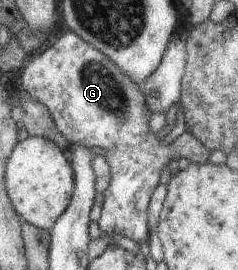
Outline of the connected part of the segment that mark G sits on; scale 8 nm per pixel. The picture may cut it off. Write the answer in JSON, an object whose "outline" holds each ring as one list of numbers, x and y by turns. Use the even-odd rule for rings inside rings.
{"outline":[[61,29,45,47,26,57,16,82,25,94,45,106,56,129,66,138,69,145,98,146,105,151,103,157,110,166,110,179,102,192,104,199,97,226,104,235,121,234,139,243,148,240,147,207,153,189,159,184,161,169,167,166,168,160,173,157,187,158,193,165,205,164,210,150,185,129,177,130,167,138,158,133,151,134,147,128,151,112,146,107,143,95,137,90,137,85,130,80,131,78,115,63,105,58,104,54,77,38,73,32]]}

